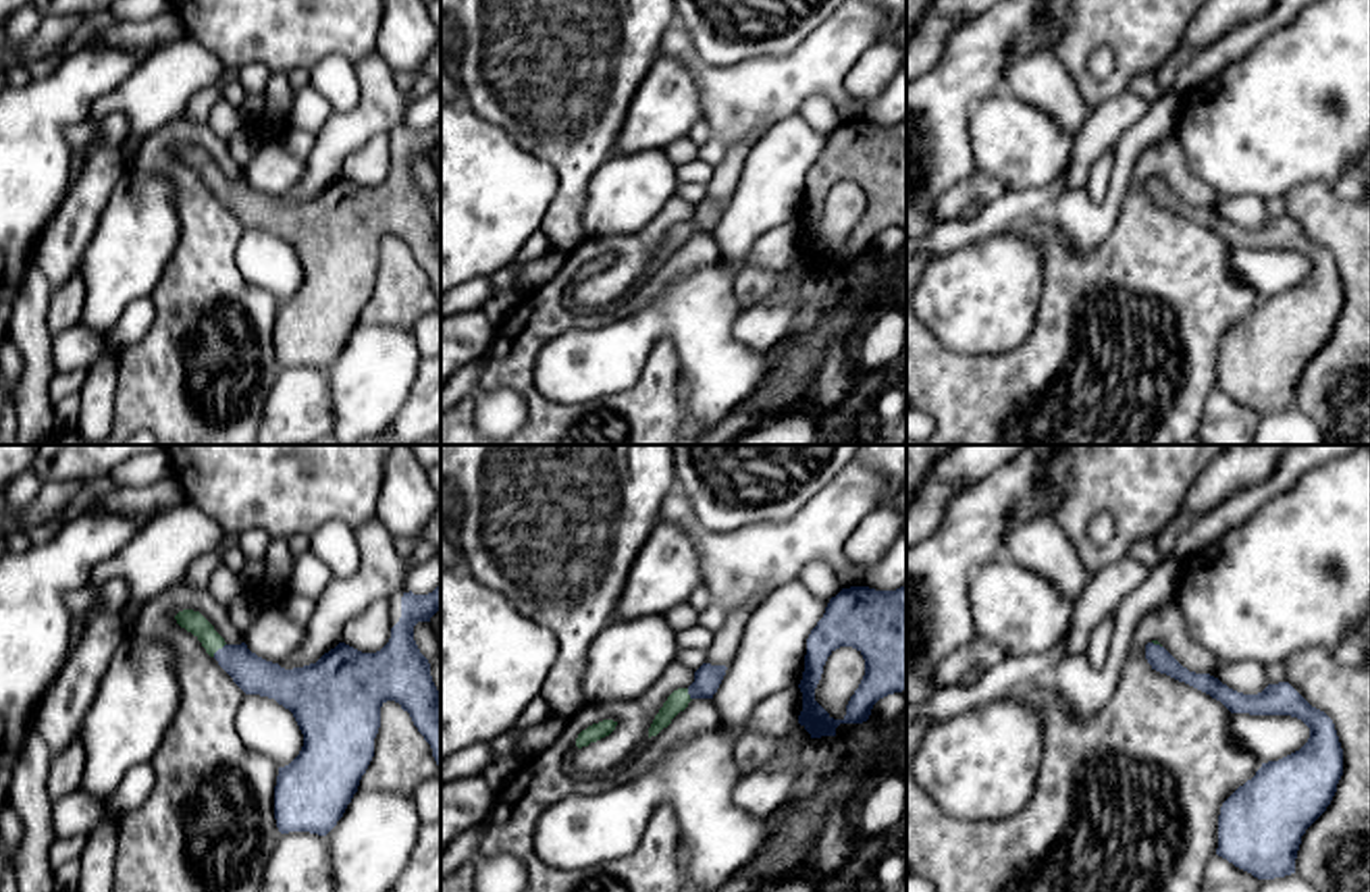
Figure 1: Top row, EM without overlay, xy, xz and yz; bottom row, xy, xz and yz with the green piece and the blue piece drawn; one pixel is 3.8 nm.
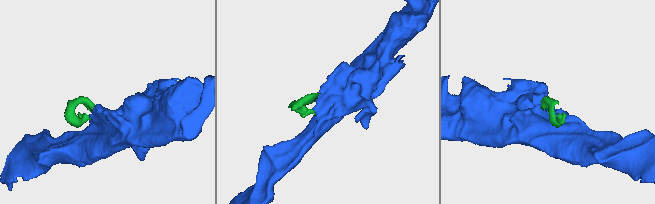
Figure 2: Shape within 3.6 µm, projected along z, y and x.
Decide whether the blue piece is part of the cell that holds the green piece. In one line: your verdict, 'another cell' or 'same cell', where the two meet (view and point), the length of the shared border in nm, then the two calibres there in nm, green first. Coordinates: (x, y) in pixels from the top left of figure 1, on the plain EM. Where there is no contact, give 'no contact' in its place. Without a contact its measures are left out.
same cell | xy (219, 181) | 80 nm | 90/150 nm

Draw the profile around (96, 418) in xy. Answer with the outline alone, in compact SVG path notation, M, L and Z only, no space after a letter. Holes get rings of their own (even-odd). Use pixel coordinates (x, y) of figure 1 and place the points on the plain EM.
M108 349L104 358L85 372L85 383L79 391L81 412L75 432L85 443L98 445L110 437L114 426L118 351Z

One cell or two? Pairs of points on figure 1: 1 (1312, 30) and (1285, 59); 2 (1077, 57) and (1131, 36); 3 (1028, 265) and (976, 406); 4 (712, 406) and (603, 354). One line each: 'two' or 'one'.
1: one
2: one
3: two
4: one

